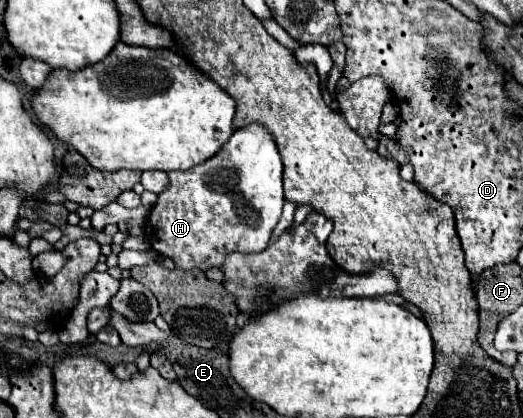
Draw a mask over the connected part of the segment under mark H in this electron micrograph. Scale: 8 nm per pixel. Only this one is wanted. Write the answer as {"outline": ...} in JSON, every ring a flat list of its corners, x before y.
{"outline":[[260,122,256,124,250,124,250,126,244,126,244,128,238,128,232,138,222,146,222,150,218,154,214,154,212,158,208,158,206,162,190,168,190,170,176,170,176,172,168,172,168,178,170,178,170,188,166,188,162,194,158,194,158,202,154,204,154,208,150,210,150,216,144,224,144,234,146,234,146,240,148,244,160,252,162,256,170,256,174,260,176,266,180,268,186,268,186,270,192,270,192,268,200,268,200,270,206,270,210,266,220,266,224,262,224,254,226,252,244,252,244,254,252,254,252,252,262,252,266,246,268,246,268,240,272,236,272,230,282,214,282,204,284,204,284,186,282,186,282,160,280,160,280,152,278,152,278,146,274,142,274,136,270,134,270,130,266,126,262,126]]}

